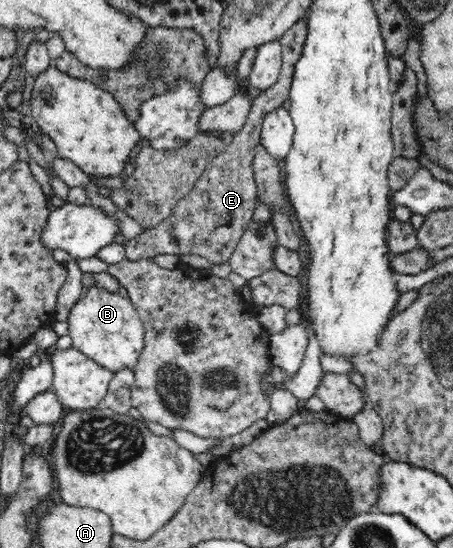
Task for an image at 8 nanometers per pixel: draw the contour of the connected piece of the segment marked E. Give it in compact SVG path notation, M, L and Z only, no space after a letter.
M304 20L297 21L293 27L280 37L282 45L282 69L280 77L268 89L255 93L252 111L244 127L233 134L226 149L213 157L190 193L177 201L173 212L156 227L145 231L128 241L124 259L132 262L150 259L155 255L201 255L214 265L228 263L238 247L246 225L252 219L257 205L256 182L252 173L254 147L259 144L261 127L266 115L280 108L289 99L288 89L292 83L292 73L305 45L307 30Z

